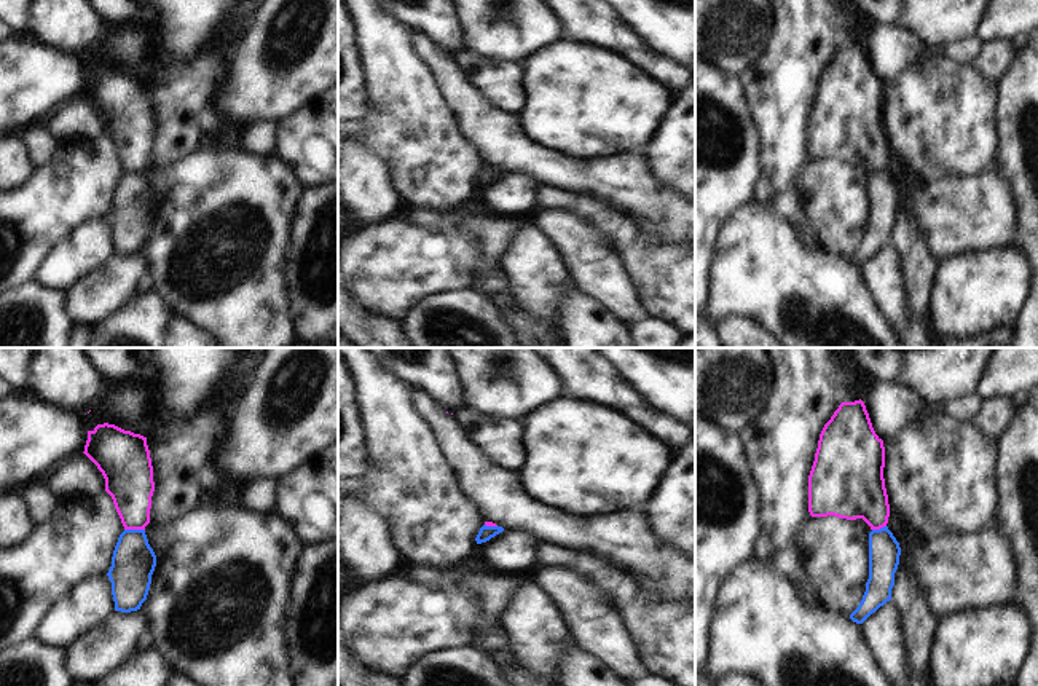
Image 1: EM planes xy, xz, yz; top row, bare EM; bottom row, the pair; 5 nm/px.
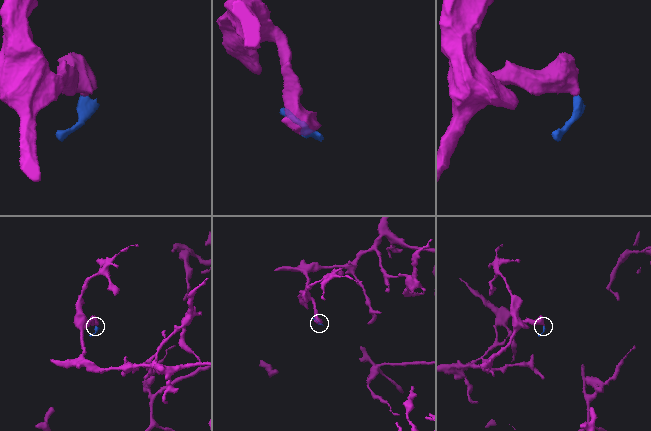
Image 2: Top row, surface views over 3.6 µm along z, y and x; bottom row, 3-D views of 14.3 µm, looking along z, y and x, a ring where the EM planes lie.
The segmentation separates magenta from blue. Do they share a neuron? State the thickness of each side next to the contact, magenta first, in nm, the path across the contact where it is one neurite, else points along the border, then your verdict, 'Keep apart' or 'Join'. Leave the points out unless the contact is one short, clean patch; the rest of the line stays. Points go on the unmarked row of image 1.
Thickness 240 nm (magenta) against 220 nm. Boundary: xy (125, 171), (144, 173). Keep apart

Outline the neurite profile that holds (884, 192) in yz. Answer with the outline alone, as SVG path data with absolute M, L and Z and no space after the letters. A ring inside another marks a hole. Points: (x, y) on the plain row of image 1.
M888 169L869 175L869 222L861 246L850 257L853 265L863 266L872 255L891 242L899 198L899 185Z

